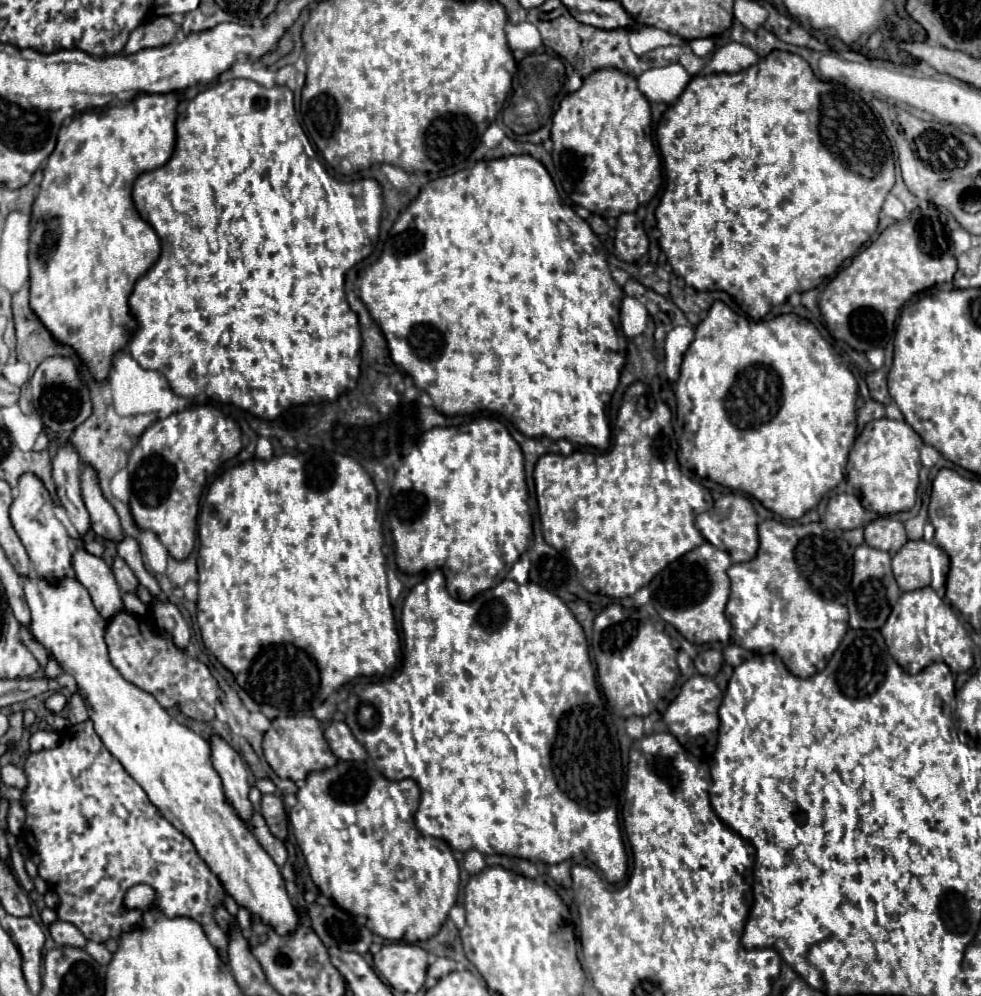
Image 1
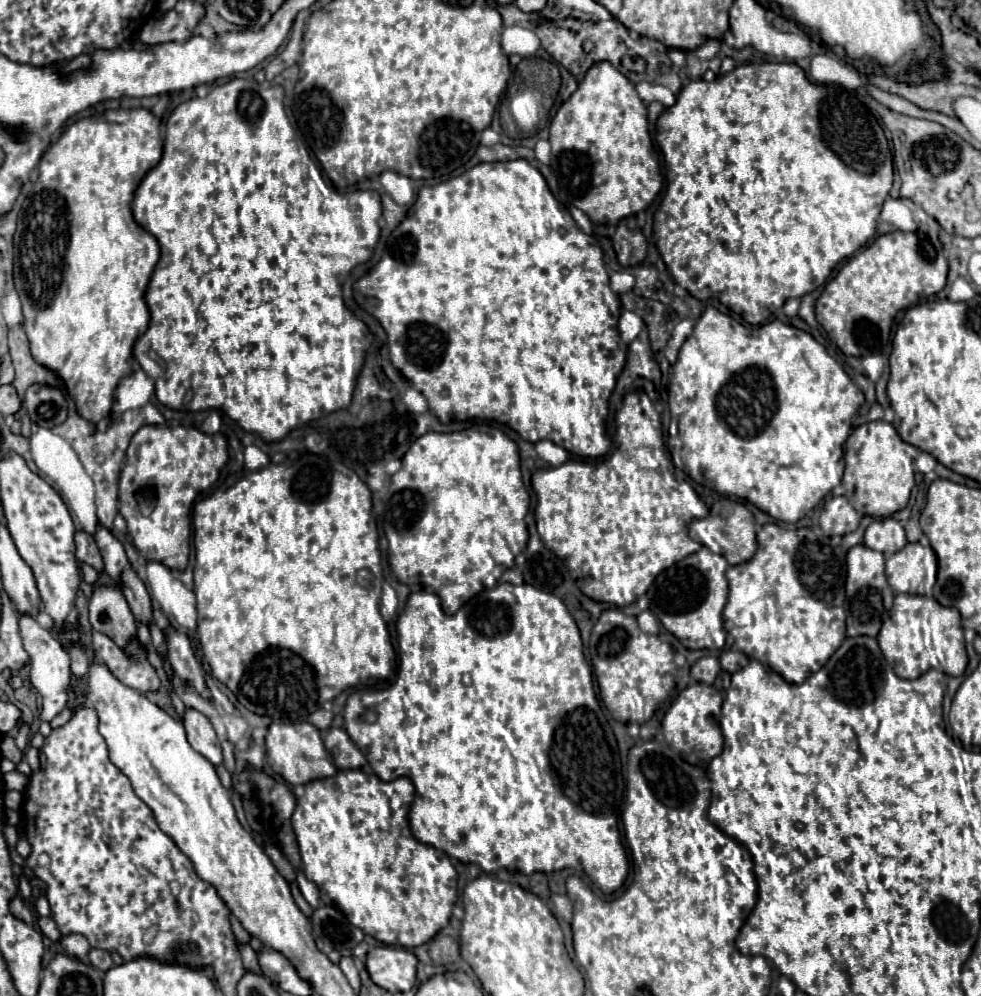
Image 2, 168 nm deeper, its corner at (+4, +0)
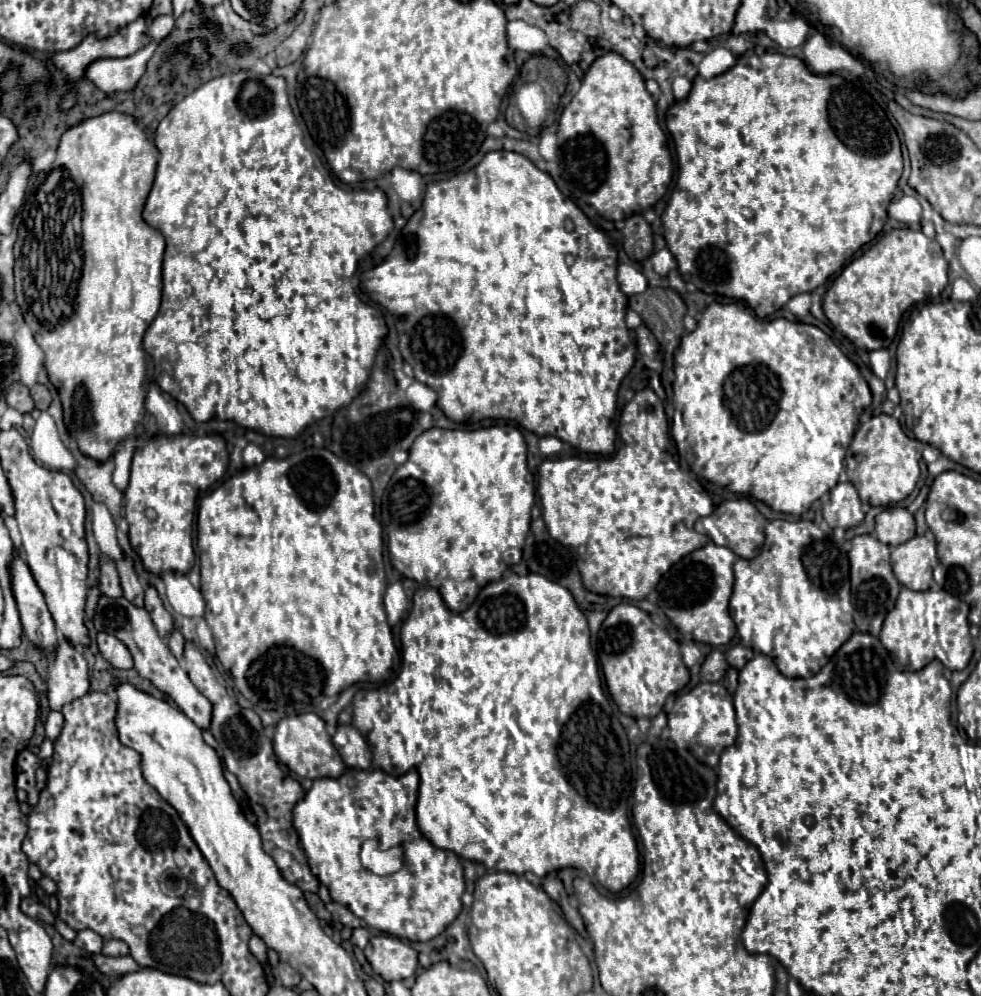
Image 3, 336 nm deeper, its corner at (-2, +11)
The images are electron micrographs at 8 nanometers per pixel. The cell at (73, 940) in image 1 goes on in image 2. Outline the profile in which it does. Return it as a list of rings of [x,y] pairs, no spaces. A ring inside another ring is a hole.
[[[77,933],[65,935],[65,937],[61,939],[61,947],[65,949],[67,955],[79,957],[79,959],[85,959],[87,953],[89,953],[89,949],[91,949],[89,941],[87,941],[83,935],[77,935]]]

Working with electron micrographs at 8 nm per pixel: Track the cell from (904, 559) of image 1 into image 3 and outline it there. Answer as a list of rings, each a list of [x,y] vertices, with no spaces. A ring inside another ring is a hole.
[[[913,536],[891,550],[893,572],[909,590],[927,590],[933,584],[933,568],[937,564],[936,544],[925,536]]]

